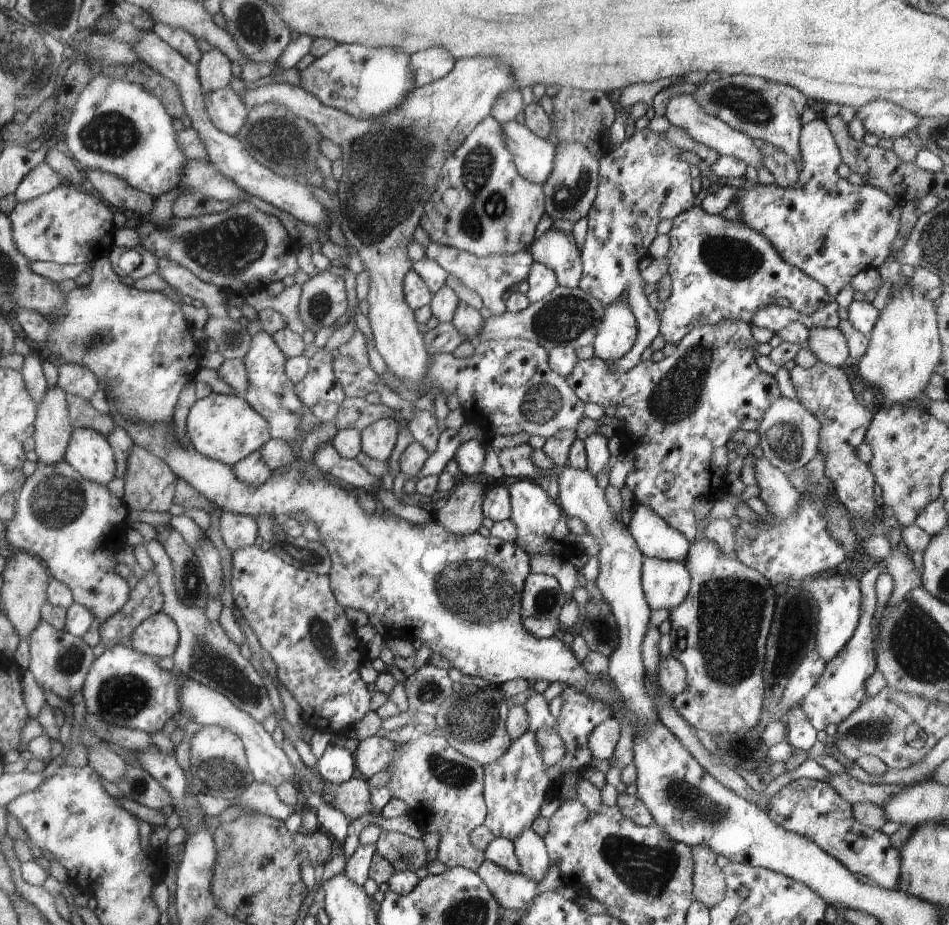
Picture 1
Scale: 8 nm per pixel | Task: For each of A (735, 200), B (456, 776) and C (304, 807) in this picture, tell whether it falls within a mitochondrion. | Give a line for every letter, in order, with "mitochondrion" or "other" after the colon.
A: other
B: mitochondrion
C: other

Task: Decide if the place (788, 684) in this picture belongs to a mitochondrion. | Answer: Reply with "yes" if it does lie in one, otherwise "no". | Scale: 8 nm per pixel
no

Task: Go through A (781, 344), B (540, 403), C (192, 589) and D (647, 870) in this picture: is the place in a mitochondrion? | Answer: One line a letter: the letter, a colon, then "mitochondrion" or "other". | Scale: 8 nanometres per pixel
A: other
B: mitochondrion
C: mitochondrion
D: mitochondrion

